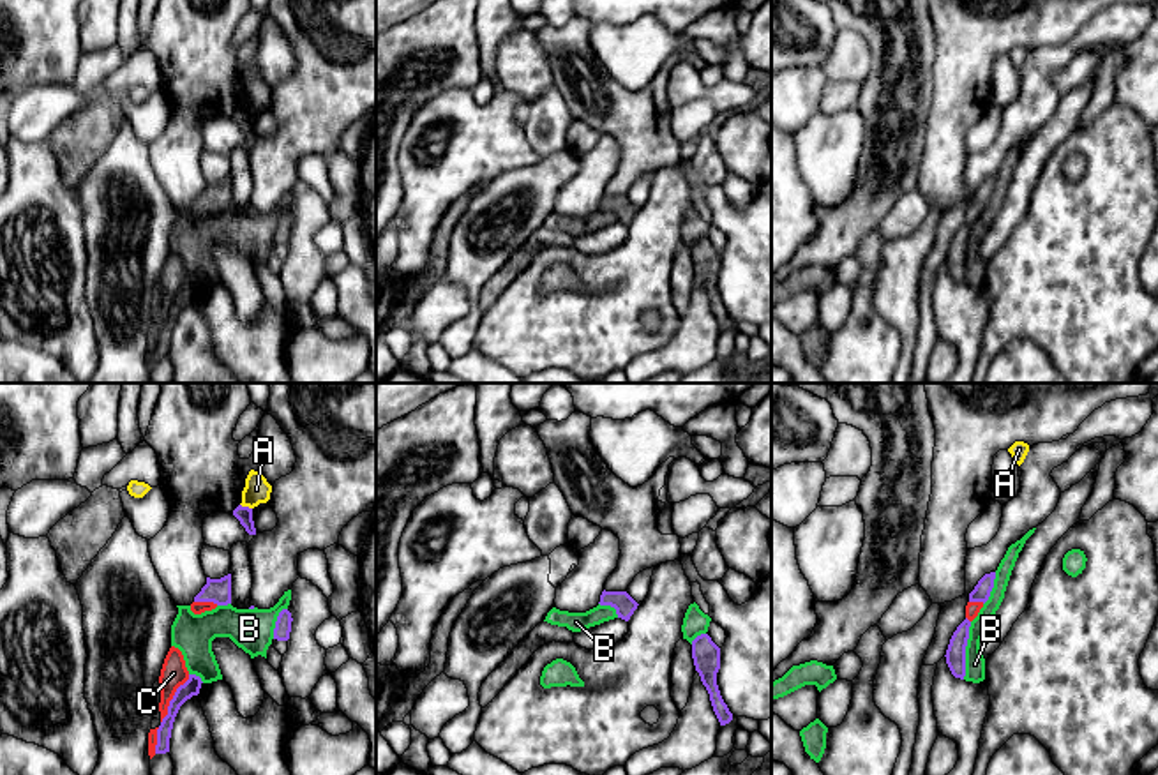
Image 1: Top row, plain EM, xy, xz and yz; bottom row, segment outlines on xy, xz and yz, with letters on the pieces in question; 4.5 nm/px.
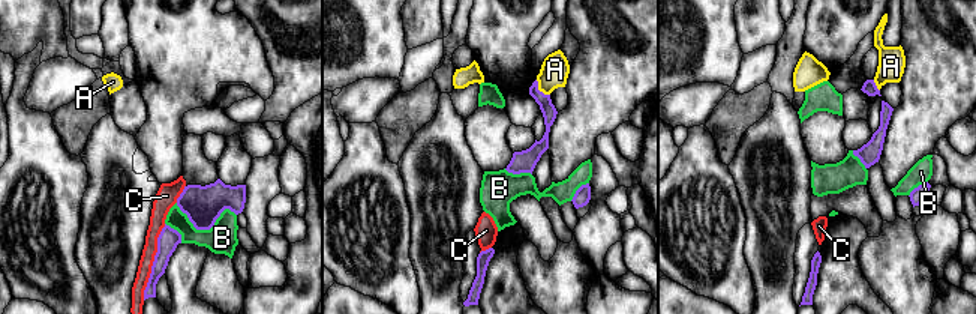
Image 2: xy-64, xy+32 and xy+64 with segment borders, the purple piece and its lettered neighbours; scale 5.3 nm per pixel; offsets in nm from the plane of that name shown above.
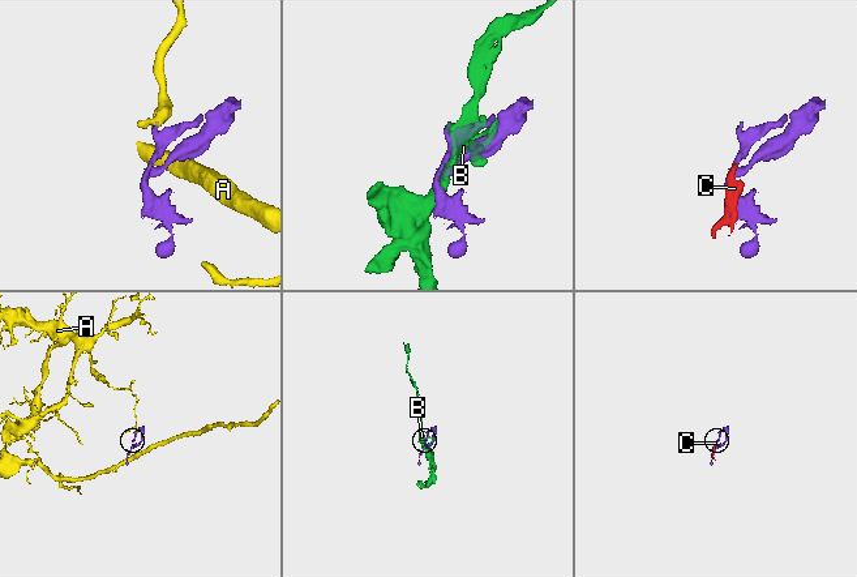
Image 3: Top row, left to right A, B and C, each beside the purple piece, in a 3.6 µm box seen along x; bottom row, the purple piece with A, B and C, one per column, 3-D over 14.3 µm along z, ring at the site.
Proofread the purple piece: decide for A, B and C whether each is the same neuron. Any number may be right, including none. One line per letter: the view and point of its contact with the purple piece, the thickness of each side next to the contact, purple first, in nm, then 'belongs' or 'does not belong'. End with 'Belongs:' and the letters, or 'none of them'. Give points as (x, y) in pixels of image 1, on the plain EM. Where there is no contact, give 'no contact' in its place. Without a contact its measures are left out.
A: xy (246, 112) | 80/120 nm | does not belong
B: yz (964, 255) | 100/100 nm | does not belong
C: xy (172, 304) | 80/120 nm | does not belong
Belongs: none of them

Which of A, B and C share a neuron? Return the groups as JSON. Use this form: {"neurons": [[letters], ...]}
{"neurons": [["A"], ["B"], ["C"]]}

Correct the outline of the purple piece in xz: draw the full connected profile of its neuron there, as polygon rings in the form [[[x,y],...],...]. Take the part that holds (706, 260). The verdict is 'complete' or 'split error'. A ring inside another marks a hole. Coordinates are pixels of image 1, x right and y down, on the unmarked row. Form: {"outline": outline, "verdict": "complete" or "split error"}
{"outline": [[[701,238],[692,245],[692,263],[696,275],[699,277],[701,286],[710,298],[710,305],[720,330],[729,328],[733,325],[733,318],[724,307],[717,290],[717,277],[720,274],[720,252],[711,245],[708,238]]], "verdict": "complete"}

